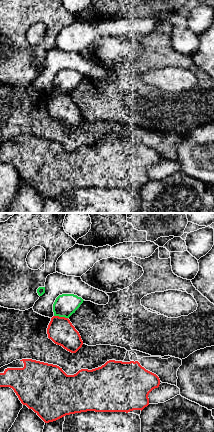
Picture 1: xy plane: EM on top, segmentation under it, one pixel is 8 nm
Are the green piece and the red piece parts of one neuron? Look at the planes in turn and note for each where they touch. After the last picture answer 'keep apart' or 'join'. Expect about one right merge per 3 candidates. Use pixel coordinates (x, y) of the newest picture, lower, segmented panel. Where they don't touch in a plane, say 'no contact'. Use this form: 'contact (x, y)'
contact (61, 316)

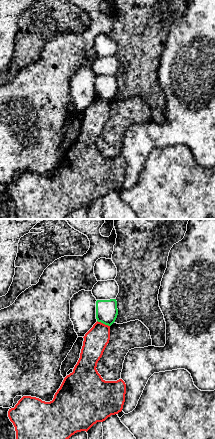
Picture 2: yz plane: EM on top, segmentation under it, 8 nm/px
contact (103, 323)

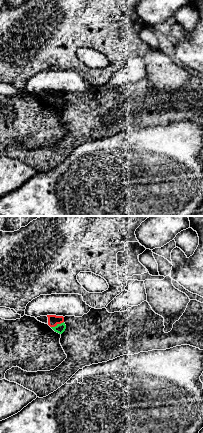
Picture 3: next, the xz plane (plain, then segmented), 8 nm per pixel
contact (57, 324)

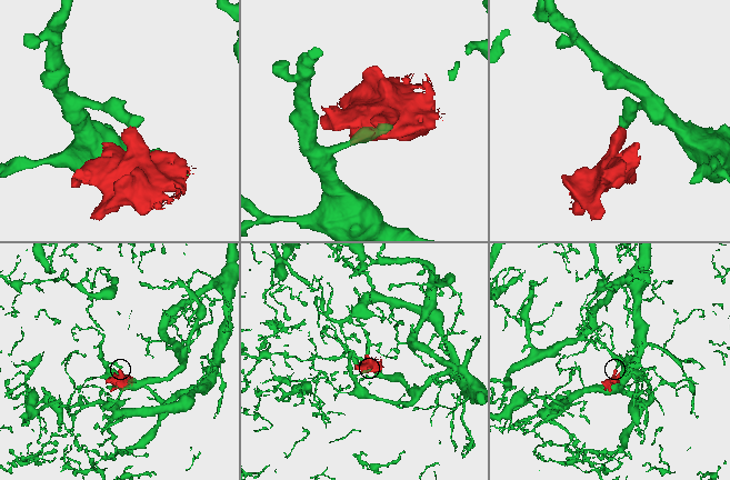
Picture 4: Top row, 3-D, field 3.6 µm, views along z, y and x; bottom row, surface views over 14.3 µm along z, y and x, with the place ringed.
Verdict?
keep apart

